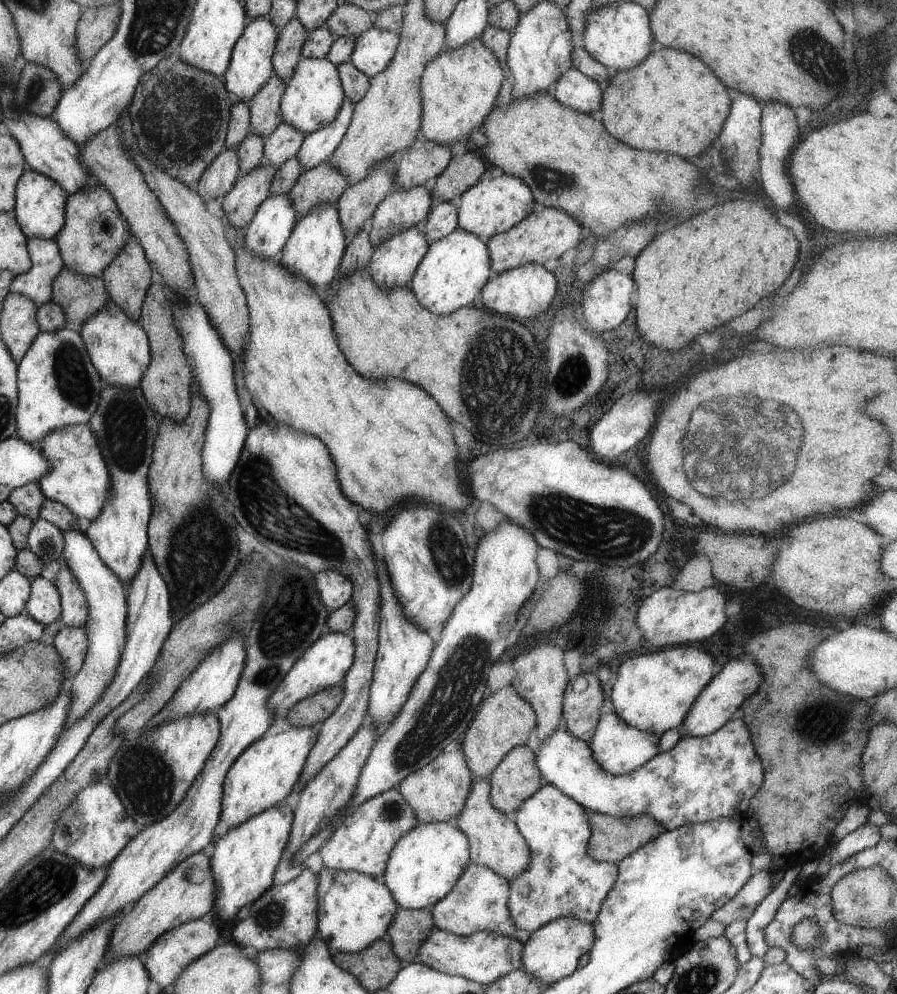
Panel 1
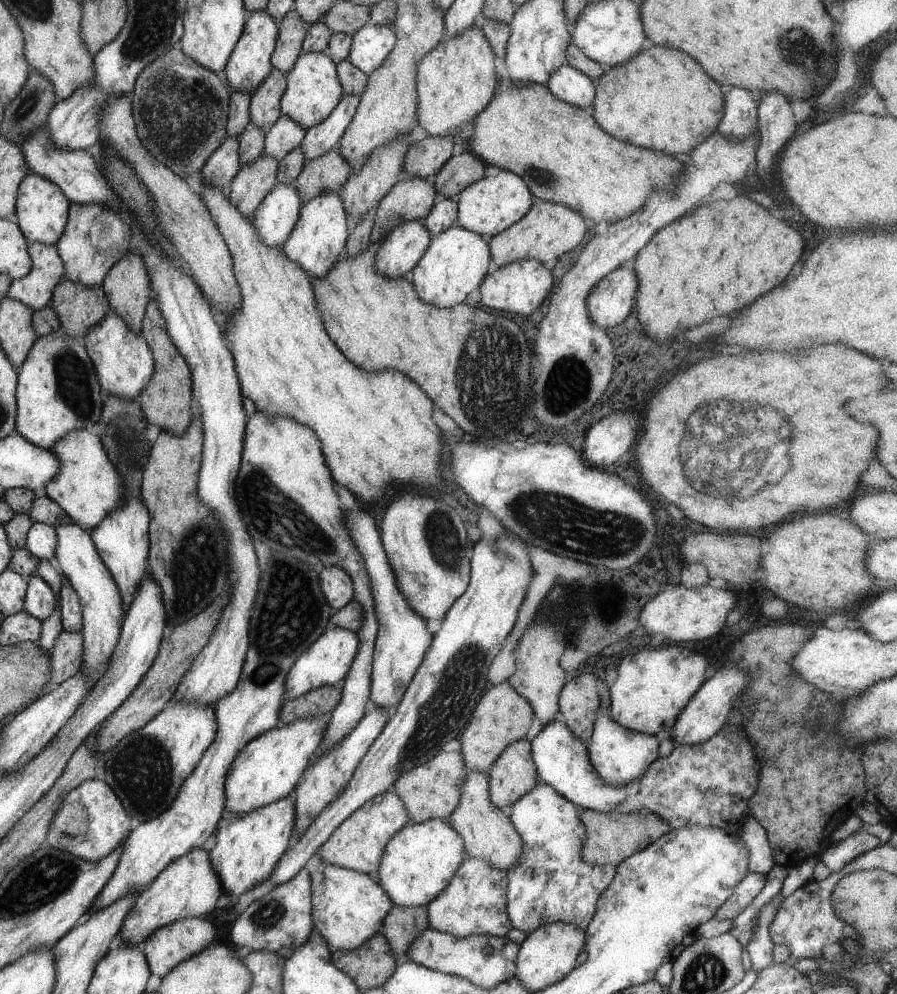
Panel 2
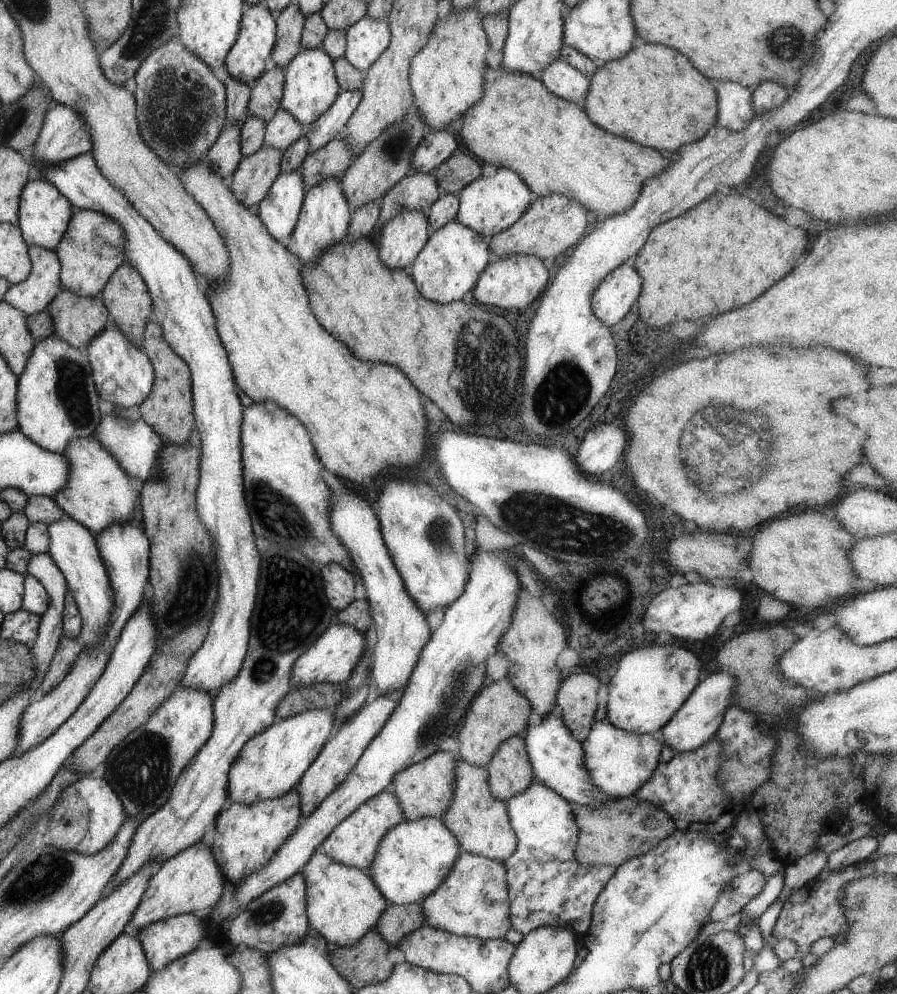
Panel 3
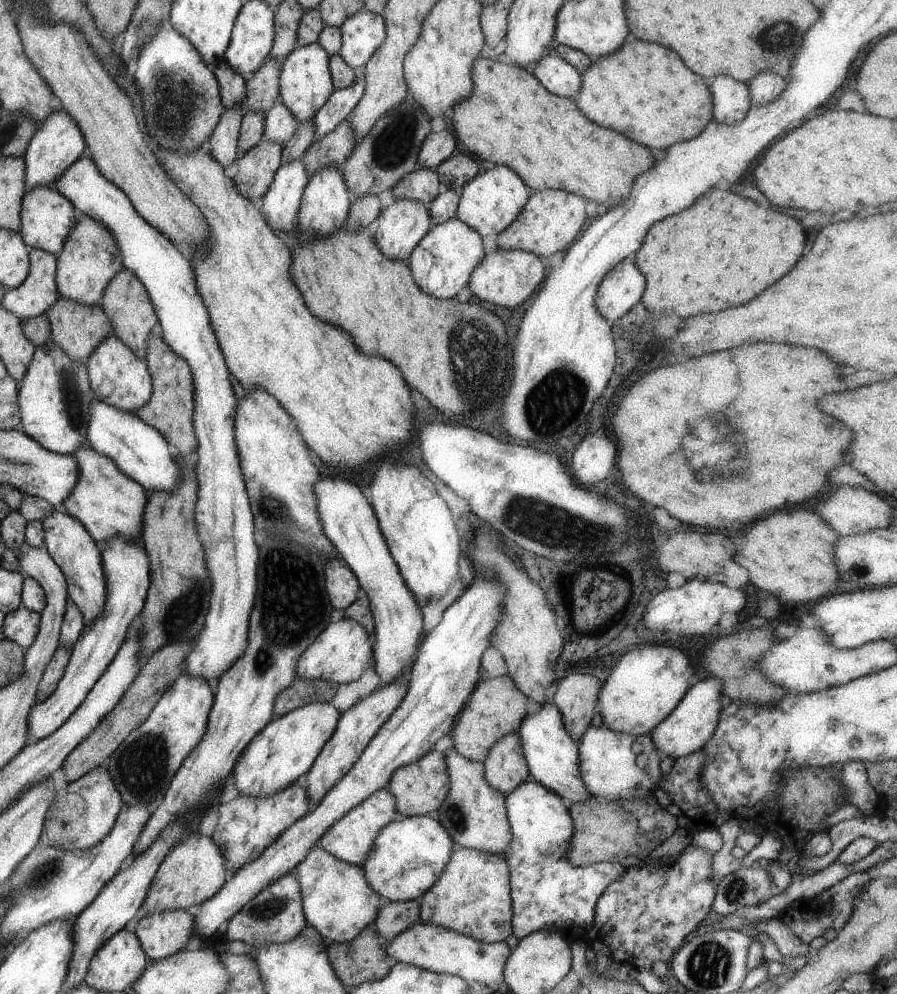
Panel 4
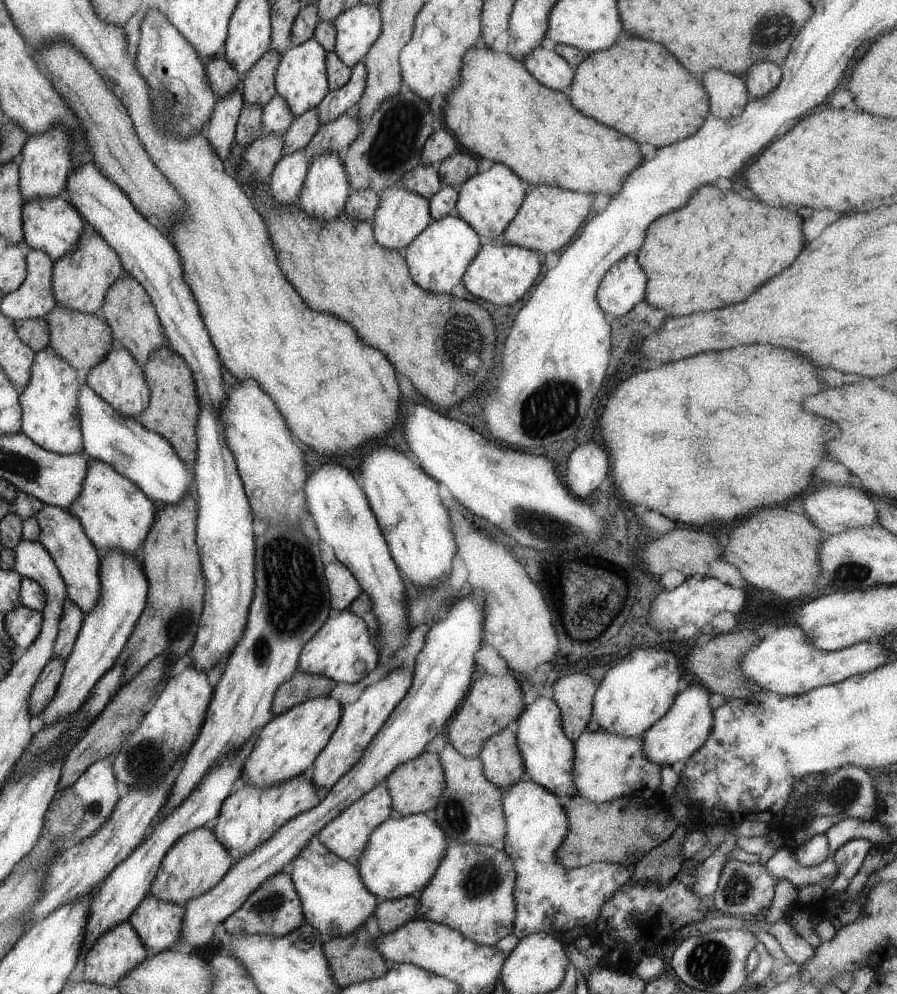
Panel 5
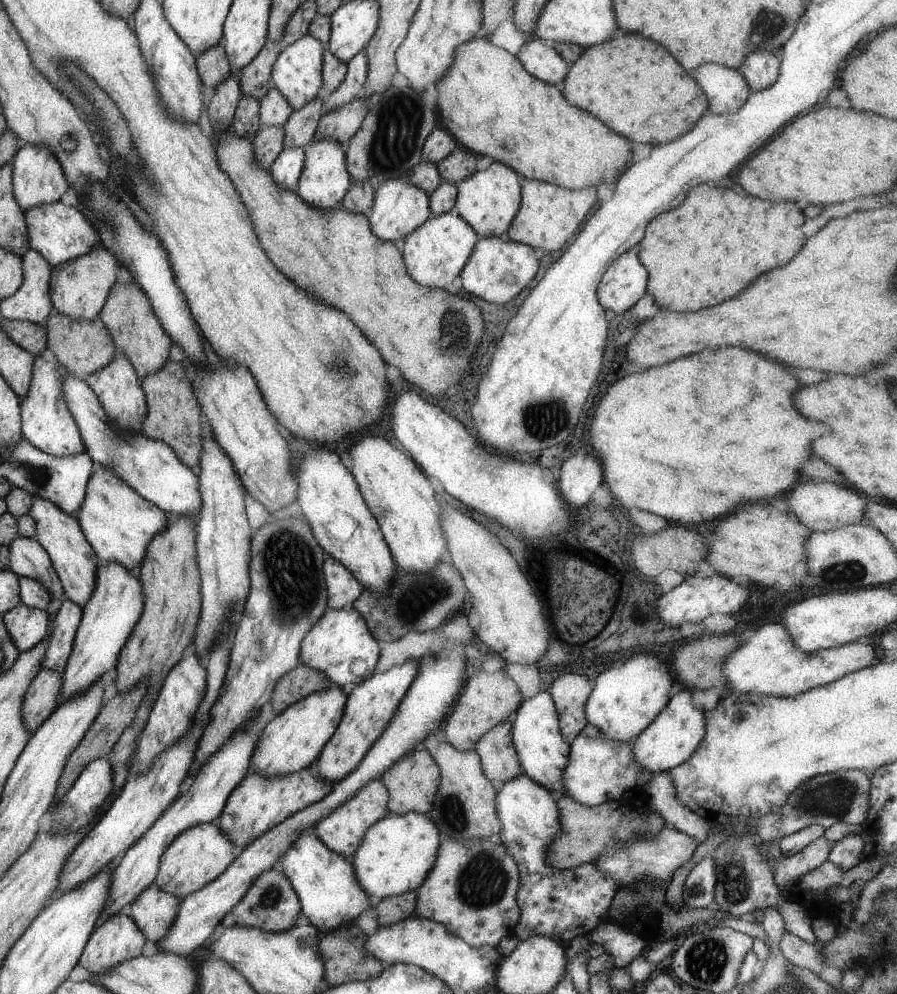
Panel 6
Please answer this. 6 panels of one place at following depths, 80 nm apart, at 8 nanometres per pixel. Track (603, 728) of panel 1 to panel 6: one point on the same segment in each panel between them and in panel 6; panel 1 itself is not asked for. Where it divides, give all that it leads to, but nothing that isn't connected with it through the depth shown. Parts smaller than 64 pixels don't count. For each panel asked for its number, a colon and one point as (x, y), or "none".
2: (620, 756)
3: (619, 762)
4: (614, 766)
5: (606, 766)
6: (599, 770)

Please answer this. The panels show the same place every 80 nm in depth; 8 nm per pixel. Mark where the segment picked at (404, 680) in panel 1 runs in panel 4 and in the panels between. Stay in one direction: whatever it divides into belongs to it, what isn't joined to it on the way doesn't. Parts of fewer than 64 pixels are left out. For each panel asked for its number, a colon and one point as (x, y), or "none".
2: (403, 637)
3: (402, 630)
4: (348, 519)

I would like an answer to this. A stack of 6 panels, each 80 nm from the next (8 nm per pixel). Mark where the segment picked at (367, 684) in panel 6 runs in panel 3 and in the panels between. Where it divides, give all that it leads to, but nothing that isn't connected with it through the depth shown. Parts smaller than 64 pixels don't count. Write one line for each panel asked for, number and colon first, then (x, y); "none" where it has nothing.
3: (338, 757)
4: (356, 727)
5: (360, 721)

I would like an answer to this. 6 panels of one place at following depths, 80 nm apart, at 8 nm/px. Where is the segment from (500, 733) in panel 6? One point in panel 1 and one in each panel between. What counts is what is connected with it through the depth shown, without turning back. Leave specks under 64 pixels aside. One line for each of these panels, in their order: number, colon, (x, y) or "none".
1: (516, 778)
2: (514, 774)
3: (510, 773)
4: (506, 768)
5: (502, 762)

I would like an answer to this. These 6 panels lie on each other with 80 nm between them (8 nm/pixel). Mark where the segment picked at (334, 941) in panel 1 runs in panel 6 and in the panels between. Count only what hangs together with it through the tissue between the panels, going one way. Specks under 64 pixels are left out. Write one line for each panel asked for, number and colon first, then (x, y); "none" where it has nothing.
2: (349, 907)
3: (343, 903)
4: (338, 901)
5: (335, 901)
6: (331, 897)

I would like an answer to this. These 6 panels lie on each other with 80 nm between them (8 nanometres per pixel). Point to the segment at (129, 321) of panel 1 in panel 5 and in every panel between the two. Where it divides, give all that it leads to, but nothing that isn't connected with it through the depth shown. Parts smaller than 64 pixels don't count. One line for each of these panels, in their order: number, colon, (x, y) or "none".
2: (124, 362)
3: (124, 375)
4: (118, 377)
5: (117, 378)

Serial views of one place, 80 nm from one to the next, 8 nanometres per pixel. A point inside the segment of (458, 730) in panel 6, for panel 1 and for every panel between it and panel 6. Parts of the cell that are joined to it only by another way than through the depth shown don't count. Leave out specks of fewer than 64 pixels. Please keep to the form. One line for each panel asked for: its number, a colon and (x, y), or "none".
1: (503, 721)
2: (501, 716)
3: (498, 712)
4: (496, 708)
5: (492, 703)

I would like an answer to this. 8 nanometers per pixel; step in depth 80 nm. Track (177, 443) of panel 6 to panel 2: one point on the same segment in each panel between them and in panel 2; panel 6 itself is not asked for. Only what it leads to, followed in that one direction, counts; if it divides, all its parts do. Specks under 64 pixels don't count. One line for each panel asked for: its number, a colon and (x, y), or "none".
2: (167, 401)
3: (168, 408)
4: (169, 410)
5: (173, 412)

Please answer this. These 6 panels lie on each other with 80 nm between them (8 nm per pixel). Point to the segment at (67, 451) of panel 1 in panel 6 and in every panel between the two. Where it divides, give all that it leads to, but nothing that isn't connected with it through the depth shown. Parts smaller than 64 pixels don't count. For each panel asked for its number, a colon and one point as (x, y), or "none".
2: (89, 488)
3: (98, 493)
4: (109, 503)
5: (115, 512)
6: (119, 523)

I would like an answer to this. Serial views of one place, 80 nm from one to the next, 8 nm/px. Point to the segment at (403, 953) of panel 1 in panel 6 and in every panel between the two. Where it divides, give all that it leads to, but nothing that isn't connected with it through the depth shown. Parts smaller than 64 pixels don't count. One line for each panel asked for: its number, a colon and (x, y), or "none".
2: (402, 925)
3: (397, 921)
4: (395, 917)
5: (391, 914)
6: (392, 910)

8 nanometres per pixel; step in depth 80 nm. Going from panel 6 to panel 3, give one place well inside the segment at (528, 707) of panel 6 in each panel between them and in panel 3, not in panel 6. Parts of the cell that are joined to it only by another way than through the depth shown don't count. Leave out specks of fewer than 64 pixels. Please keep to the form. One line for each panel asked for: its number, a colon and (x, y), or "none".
3: (557, 758)
4: (552, 755)
5: (548, 754)

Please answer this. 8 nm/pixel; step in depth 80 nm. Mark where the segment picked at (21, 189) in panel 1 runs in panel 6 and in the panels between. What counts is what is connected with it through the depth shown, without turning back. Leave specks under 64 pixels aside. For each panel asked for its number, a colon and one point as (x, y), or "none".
2: (42, 211)
3: (44, 212)
4: (48, 217)
5: (50, 223)
6: (62, 233)

